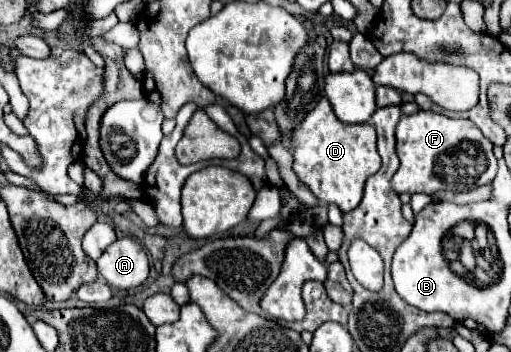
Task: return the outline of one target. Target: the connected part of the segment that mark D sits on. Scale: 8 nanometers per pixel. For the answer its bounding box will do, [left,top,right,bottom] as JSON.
[290,98,382,212]

